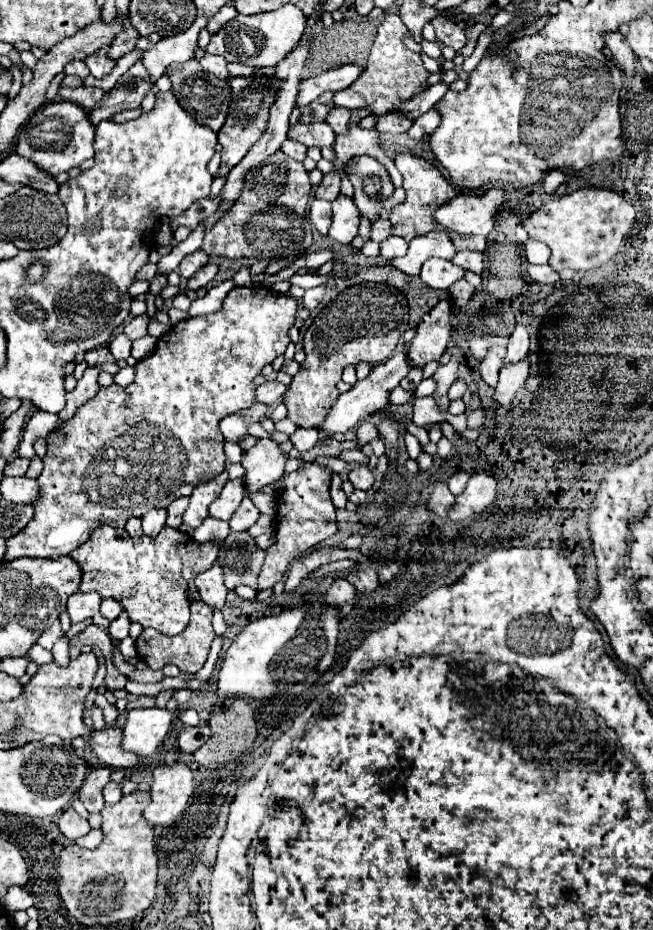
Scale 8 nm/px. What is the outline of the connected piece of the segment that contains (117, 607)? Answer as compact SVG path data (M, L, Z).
M102 599L102 615L106 619L114 621L122 611L124 611L124 607L120 605L120 601L116 601L116 599Z

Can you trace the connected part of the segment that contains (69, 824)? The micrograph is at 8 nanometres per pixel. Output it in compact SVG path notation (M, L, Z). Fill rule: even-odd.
M72 807L60 815L60 819L58 819L58 827L60 827L62 835L68 837L68 839L72 839L72 841L78 839L78 837L88 835L88 831L90 831L88 821L82 819Z

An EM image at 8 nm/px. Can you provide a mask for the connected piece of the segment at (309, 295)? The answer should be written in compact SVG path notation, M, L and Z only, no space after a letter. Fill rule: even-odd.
M320 285L320 287L314 287L314 289L308 289L308 291L304 293L304 299L302 299L304 307L306 307L306 309L316 309L318 303L322 301L322 297L324 297L324 289L326 289L326 285Z

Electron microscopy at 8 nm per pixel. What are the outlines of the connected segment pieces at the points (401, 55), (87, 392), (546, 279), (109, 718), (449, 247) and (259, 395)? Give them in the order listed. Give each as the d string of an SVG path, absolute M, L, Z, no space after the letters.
M386 15L384 21L378 27L376 41L372 45L368 65L362 71L362 75L340 93L334 93L334 105L344 109L358 109L358 107L370 107L376 115L388 113L392 107L398 107L400 103L408 101L412 95L422 93L420 87L428 79L428 71L422 67L420 53L412 53L404 47L402 39L406 35L406 25L398 15Z
M88 367L84 371L84 377L76 383L76 387L66 393L66 407L58 413L58 425L56 425L56 429L60 429L64 421L74 417L76 409L98 393L98 389L100 389L100 385L98 385L98 373L100 373L98 367Z
M528 265L528 275L538 283L556 283L560 277L548 265Z
M96 695L96 701L94 701L94 703L102 709L102 713L104 713L104 723L106 723L106 725L112 725L112 723L116 721L116 717L118 717L116 707L110 705L110 703L104 699L104 695Z
M430 231L428 235L416 237L410 243L410 249L404 257L392 259L392 265L406 275L418 275L422 269L422 263L430 257L440 257L440 259L452 259L456 253L452 239L448 237L446 231Z
M264 381L260 387L256 387L256 401L264 405L276 405L282 401L286 389L288 387L278 381Z

